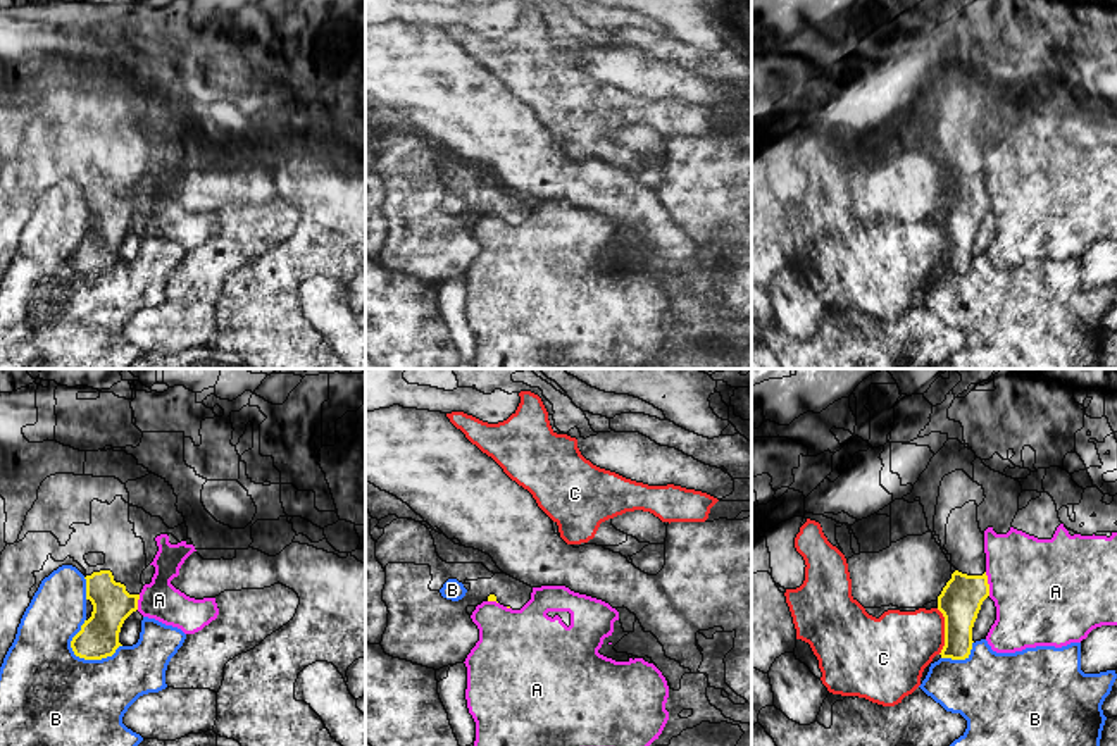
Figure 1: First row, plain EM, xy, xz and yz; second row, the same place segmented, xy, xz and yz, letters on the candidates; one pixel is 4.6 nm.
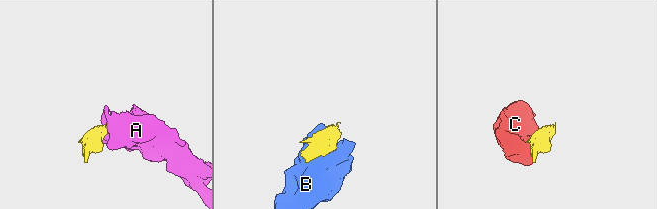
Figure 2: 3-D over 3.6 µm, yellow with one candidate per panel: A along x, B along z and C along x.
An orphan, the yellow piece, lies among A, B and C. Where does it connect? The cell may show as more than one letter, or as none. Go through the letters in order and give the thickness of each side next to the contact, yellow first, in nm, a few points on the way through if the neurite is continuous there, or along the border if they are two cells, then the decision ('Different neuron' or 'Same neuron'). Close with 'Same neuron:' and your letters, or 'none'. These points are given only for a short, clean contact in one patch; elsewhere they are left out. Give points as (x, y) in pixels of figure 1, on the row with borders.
A: Thickness 200 nm (yellow) against 460 nm. Boundary: yz (985, 572), (990, 595). Different neuron
B: Thickness 190 nm (yellow) against 440 nm. Different neuron
C: Thickness 200 nm (yellow) against 320 nm. Boundary: yz (936, 609), (943, 617), (943, 648), (940, 653). Different neuron
Same neuron: none

